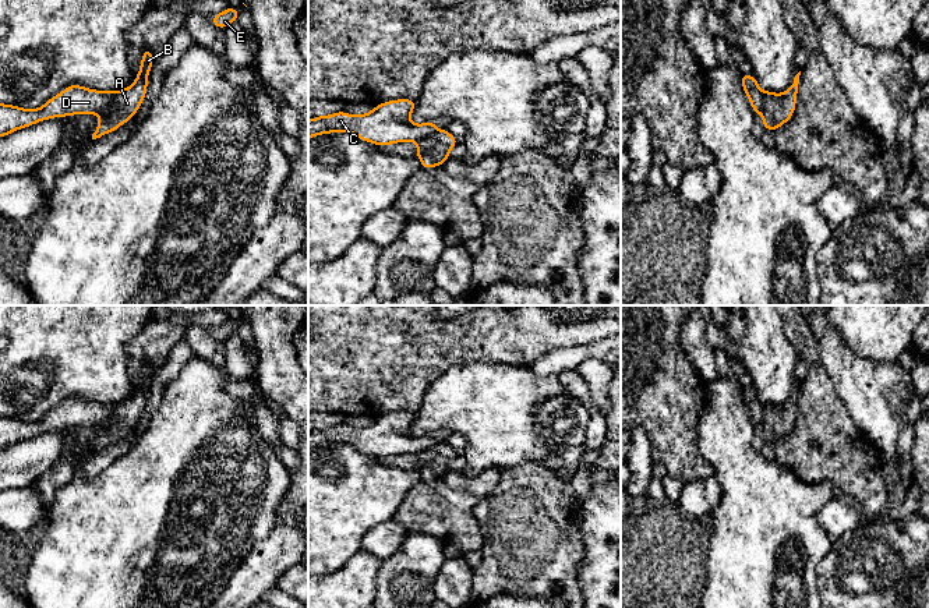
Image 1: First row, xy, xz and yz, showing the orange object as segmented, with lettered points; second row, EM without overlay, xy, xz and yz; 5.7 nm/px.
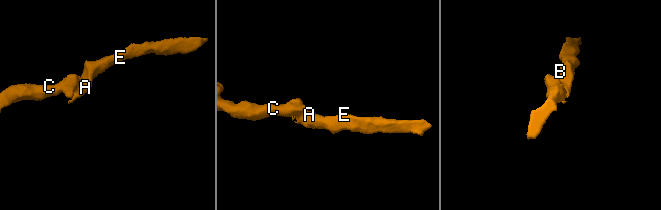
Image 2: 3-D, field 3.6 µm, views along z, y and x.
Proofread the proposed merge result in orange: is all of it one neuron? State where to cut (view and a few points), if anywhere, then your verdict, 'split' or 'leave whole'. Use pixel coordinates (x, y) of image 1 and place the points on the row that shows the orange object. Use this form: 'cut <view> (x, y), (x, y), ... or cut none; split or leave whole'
cut xy (116, 92), (115, 101), (99, 115); split

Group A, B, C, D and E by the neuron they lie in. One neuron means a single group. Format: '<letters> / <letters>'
A B E / C D

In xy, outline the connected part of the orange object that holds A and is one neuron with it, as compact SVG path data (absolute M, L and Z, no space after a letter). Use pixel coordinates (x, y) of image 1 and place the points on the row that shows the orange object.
M146 47L135 81L128 88L117 91L113 105L99 114L100 120L98 121L96 131L92 134L92 139L113 132L138 112L146 93L148 74L152 64L153 54L151 49Z

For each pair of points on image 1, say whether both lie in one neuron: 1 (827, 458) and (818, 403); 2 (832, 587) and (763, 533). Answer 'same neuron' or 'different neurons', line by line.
1: same neuron
2: different neurons

